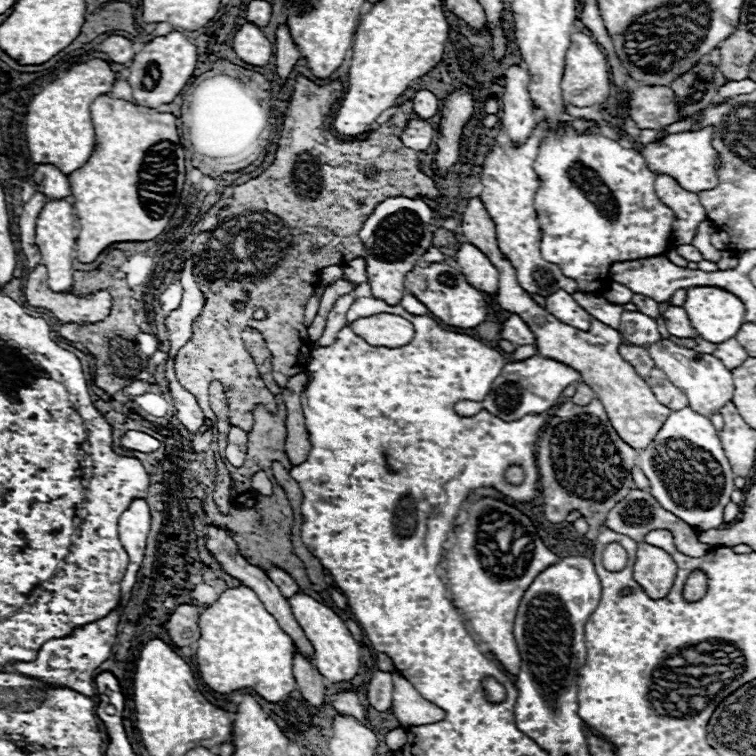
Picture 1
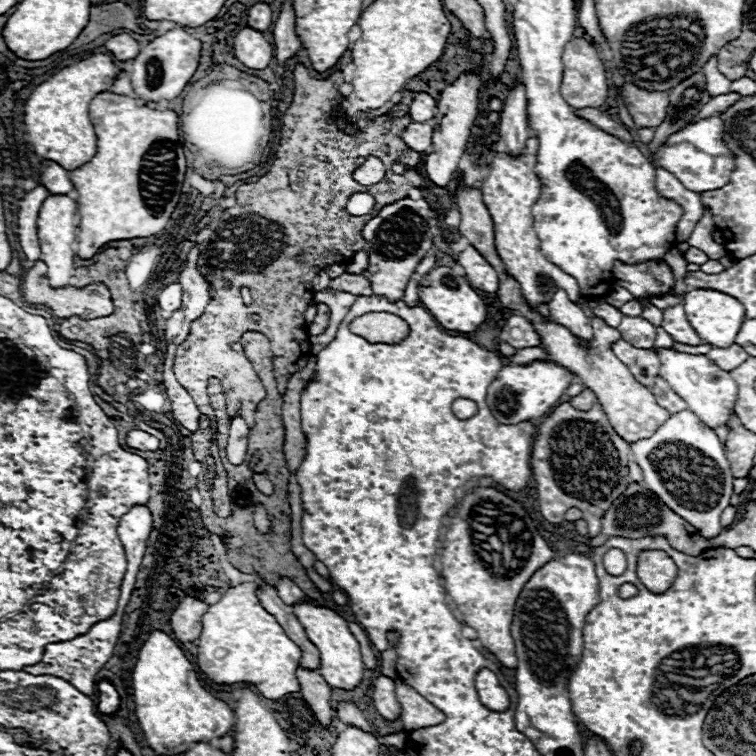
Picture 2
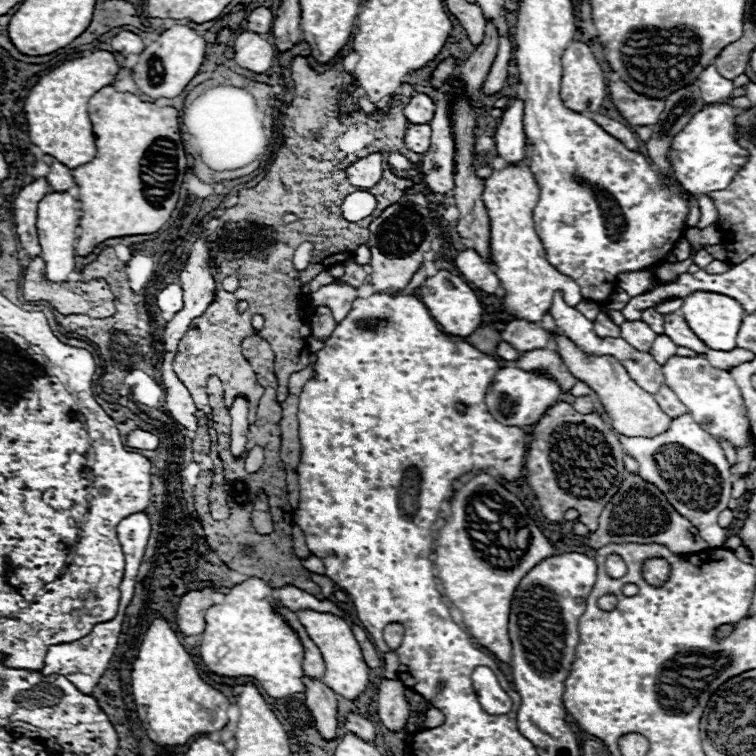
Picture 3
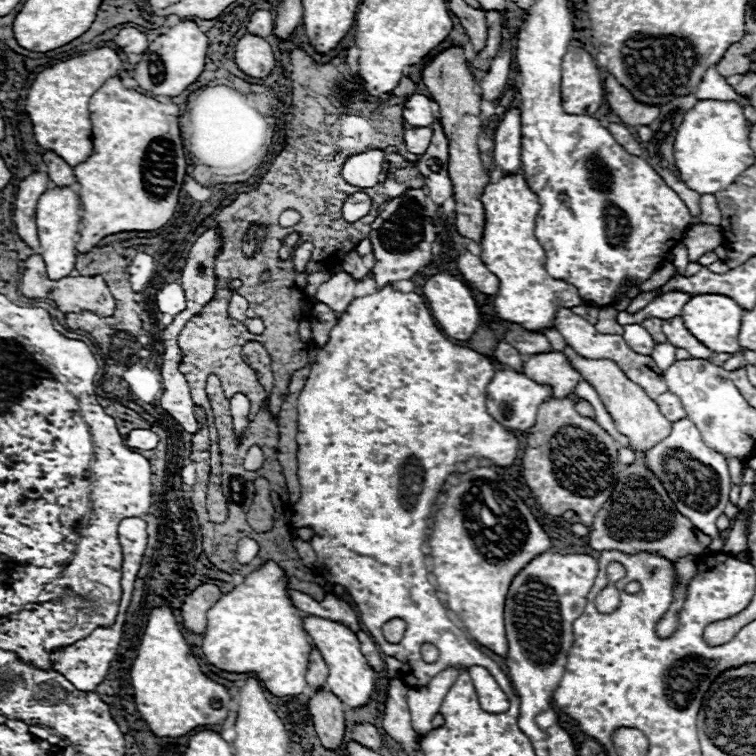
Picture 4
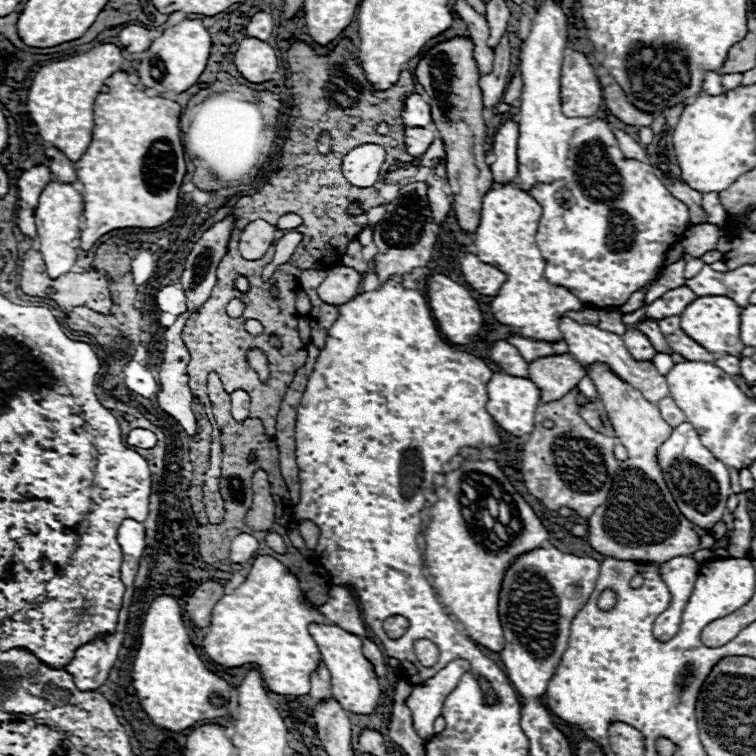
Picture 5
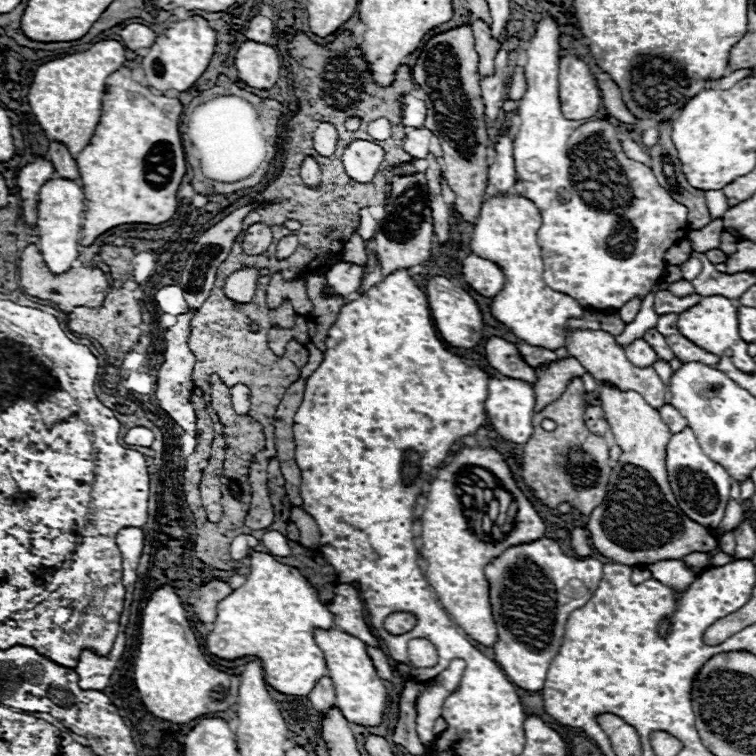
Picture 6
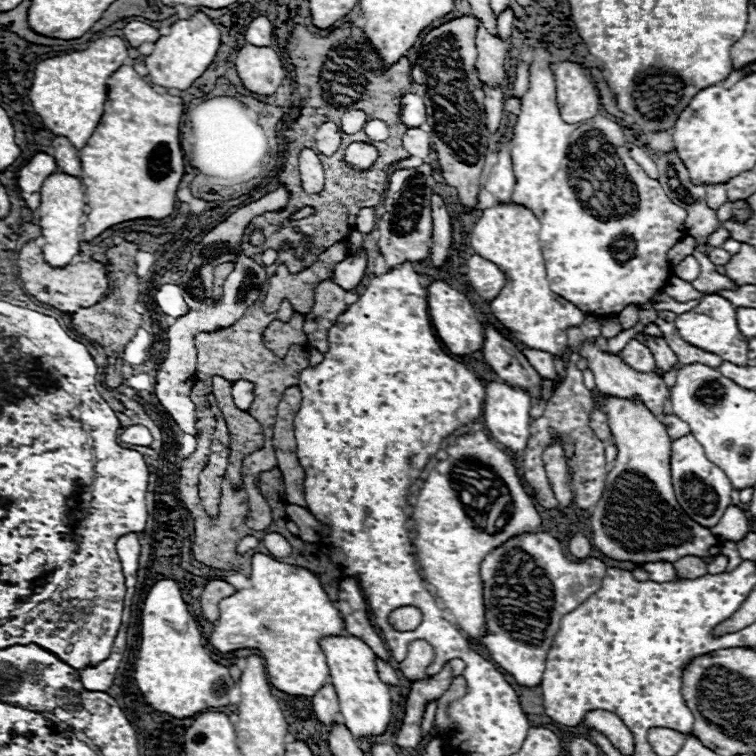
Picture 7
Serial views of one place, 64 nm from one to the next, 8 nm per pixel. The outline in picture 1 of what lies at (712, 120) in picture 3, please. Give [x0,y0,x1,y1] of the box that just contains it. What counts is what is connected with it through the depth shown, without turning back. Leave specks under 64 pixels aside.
[642,126,720,192]

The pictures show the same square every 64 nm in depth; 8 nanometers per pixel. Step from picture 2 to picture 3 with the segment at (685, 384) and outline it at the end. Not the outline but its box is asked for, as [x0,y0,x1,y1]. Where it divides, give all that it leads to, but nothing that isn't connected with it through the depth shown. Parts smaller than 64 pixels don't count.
[664,356,752,448]

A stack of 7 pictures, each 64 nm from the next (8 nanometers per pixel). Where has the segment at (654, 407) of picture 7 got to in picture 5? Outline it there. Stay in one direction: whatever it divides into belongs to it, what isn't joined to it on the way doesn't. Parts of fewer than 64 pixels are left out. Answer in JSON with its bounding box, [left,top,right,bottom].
[560,316,668,404]

